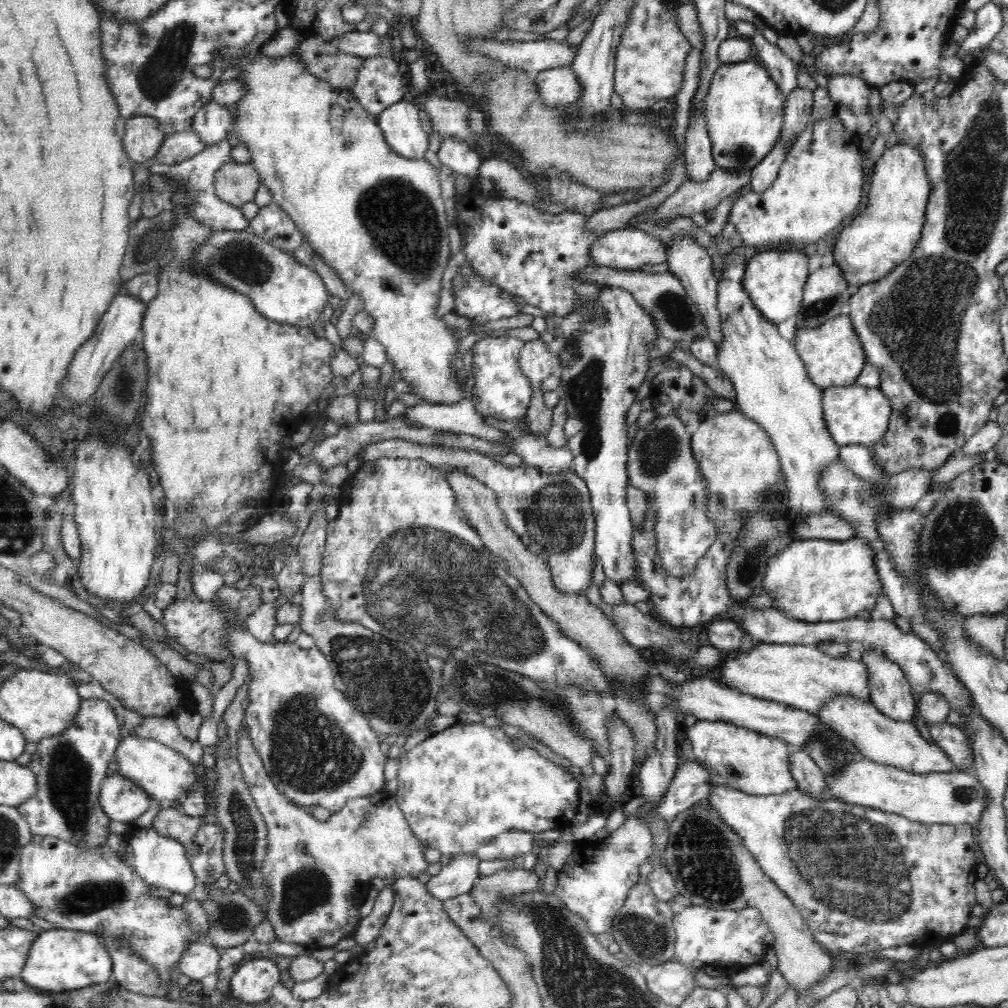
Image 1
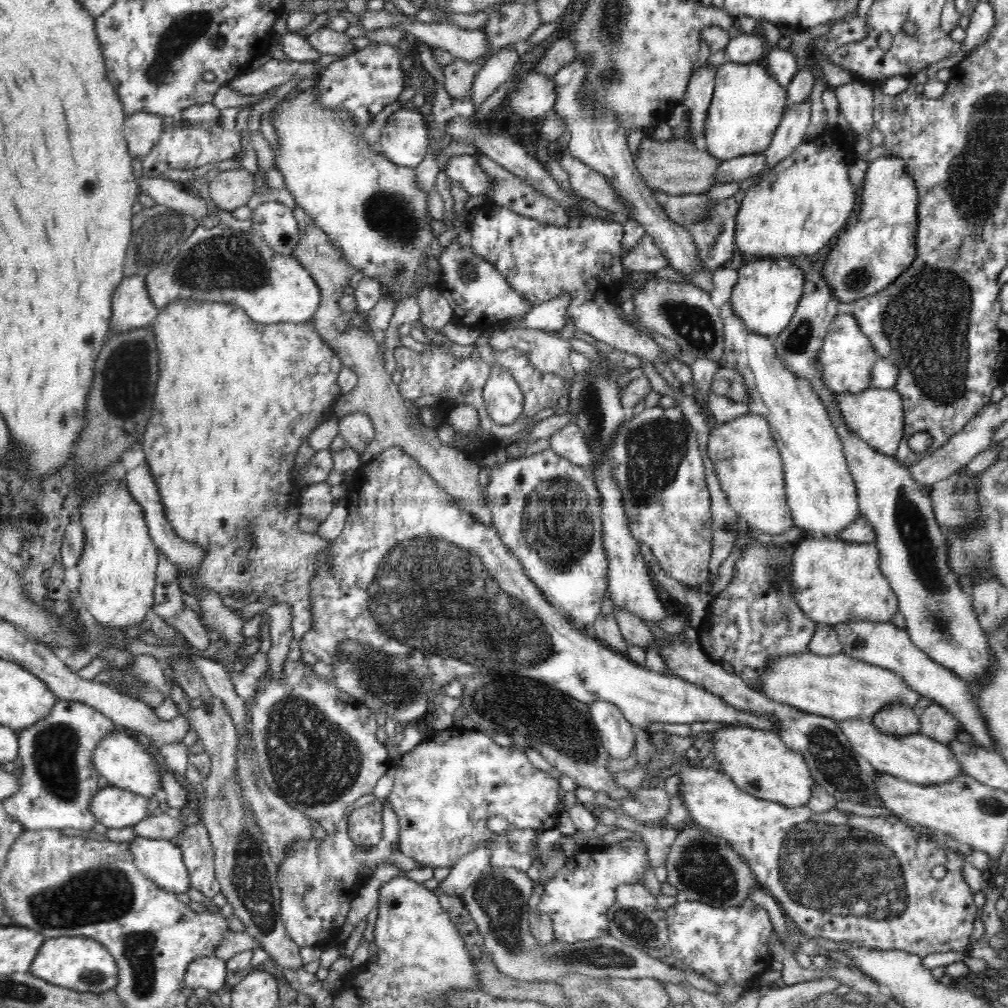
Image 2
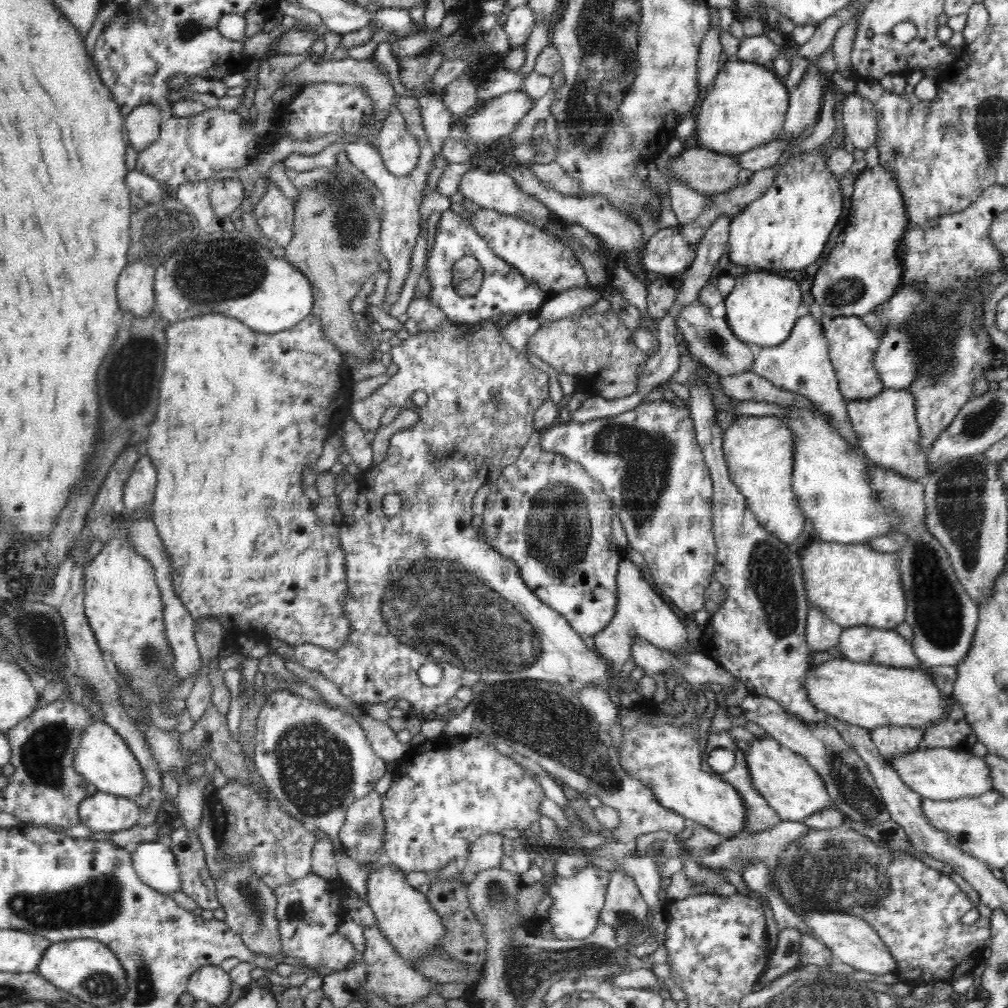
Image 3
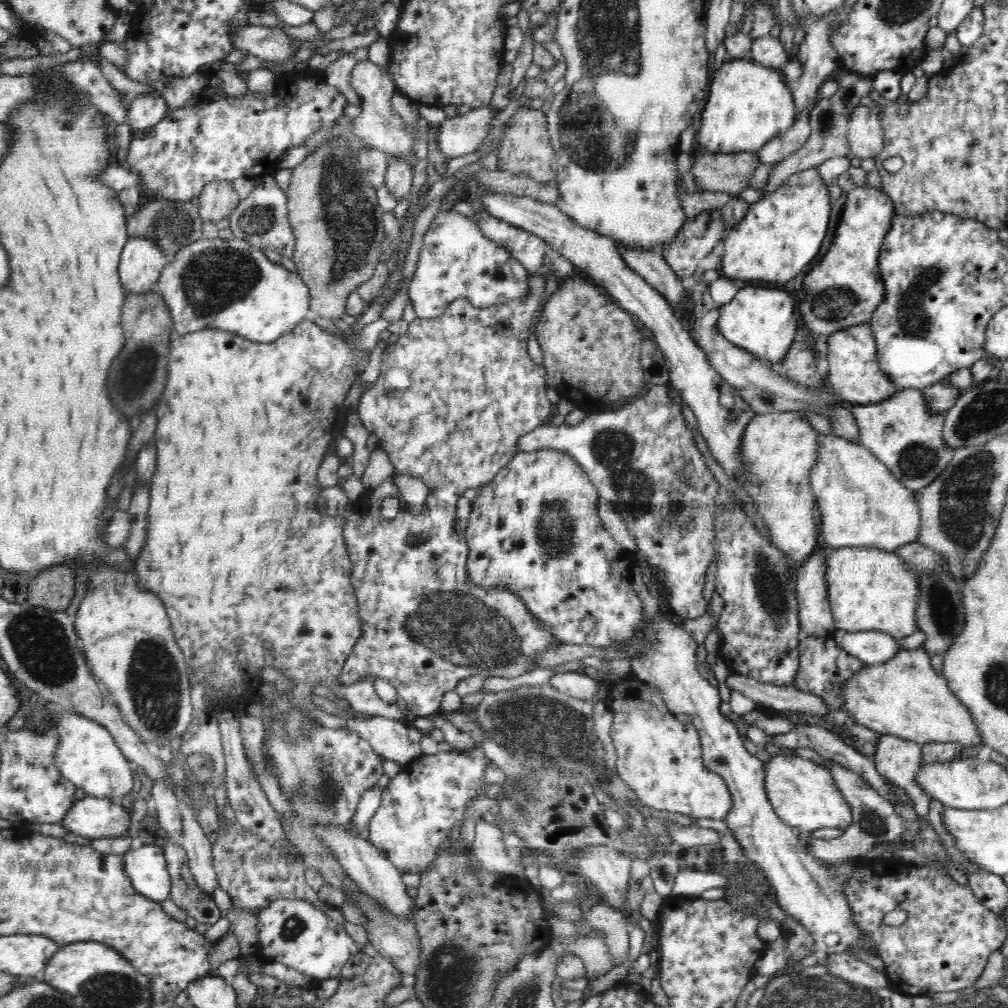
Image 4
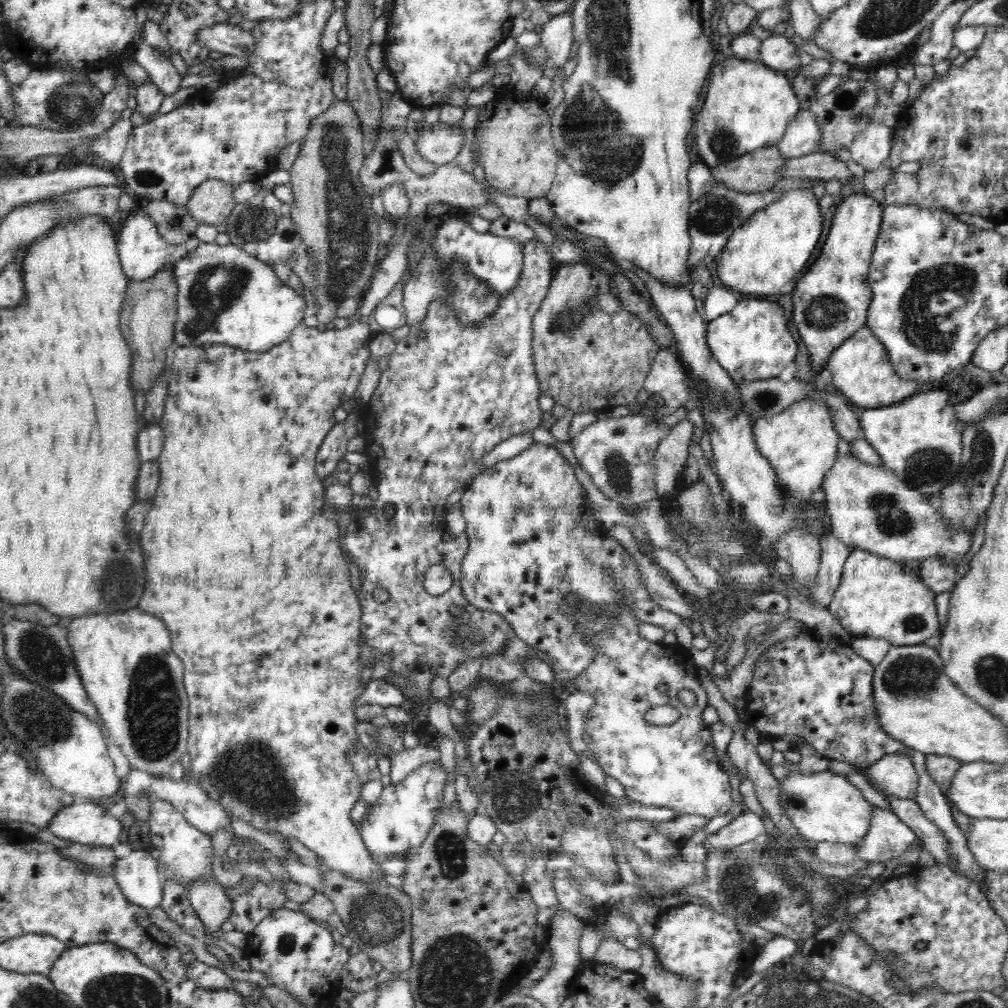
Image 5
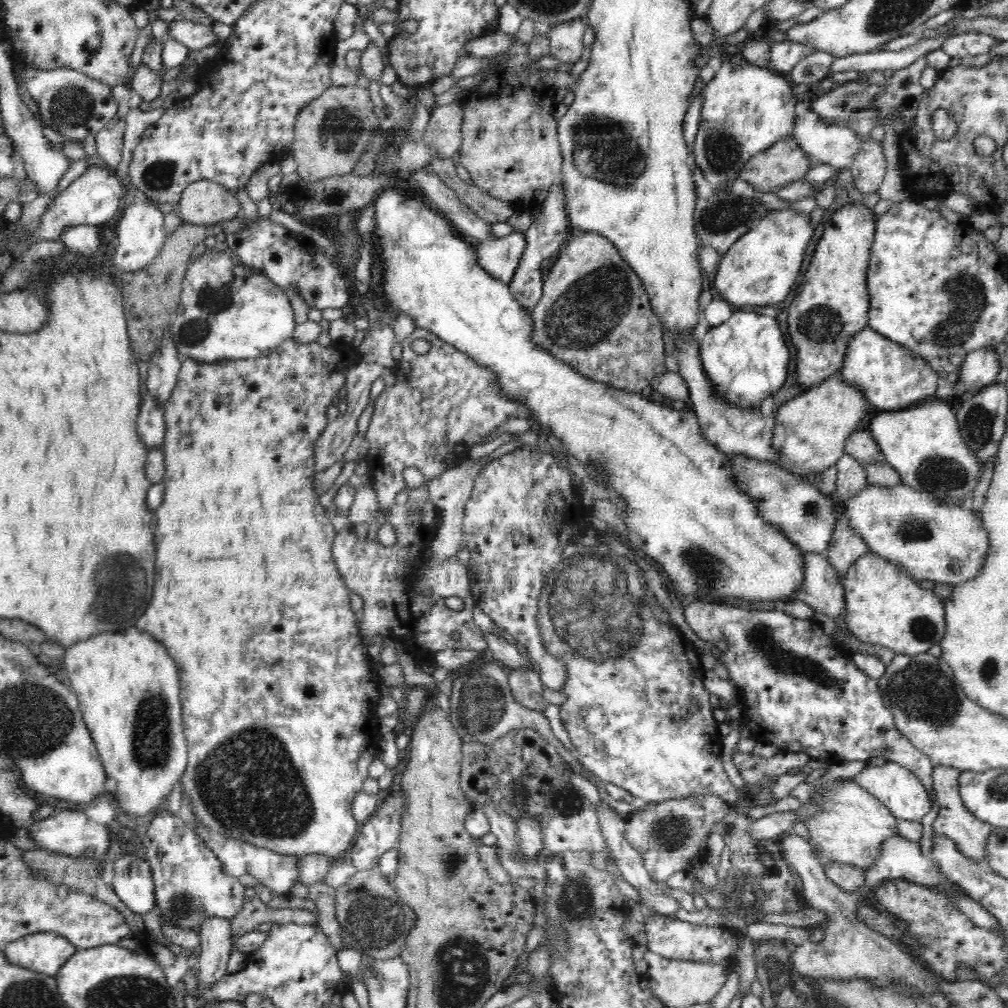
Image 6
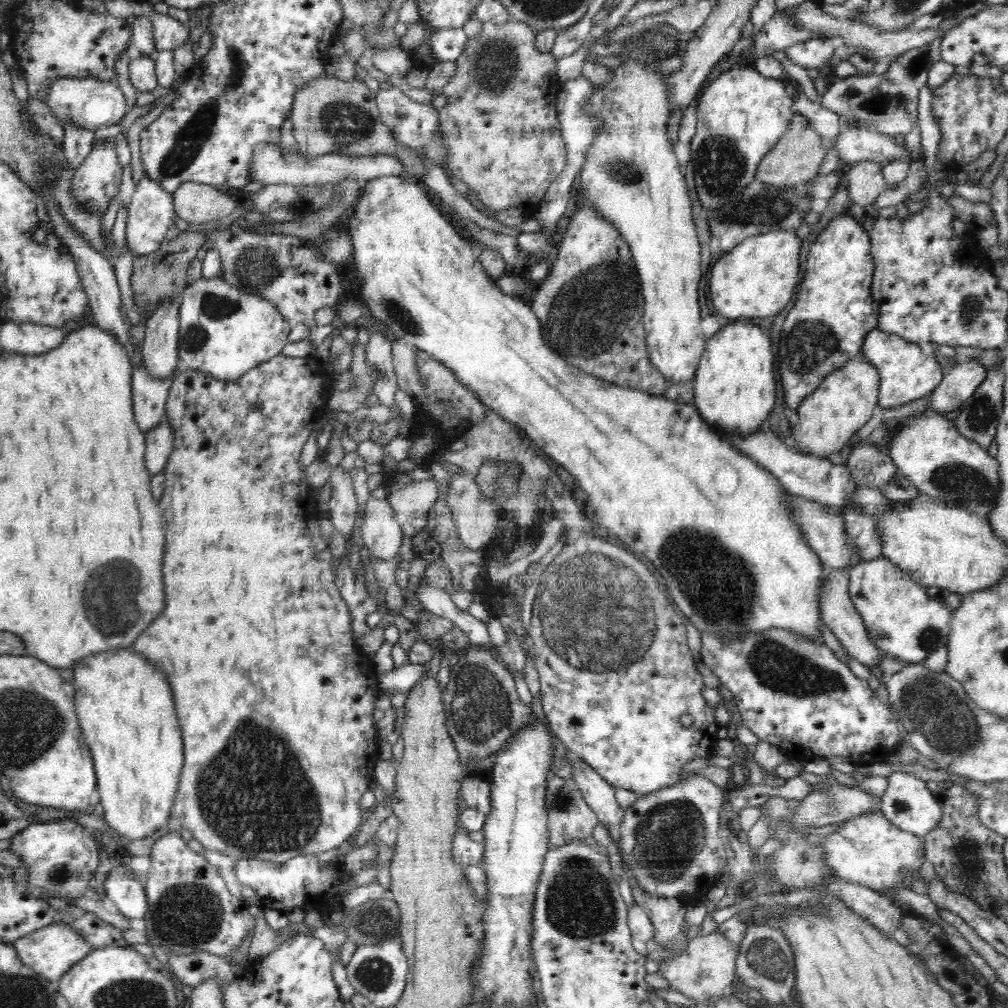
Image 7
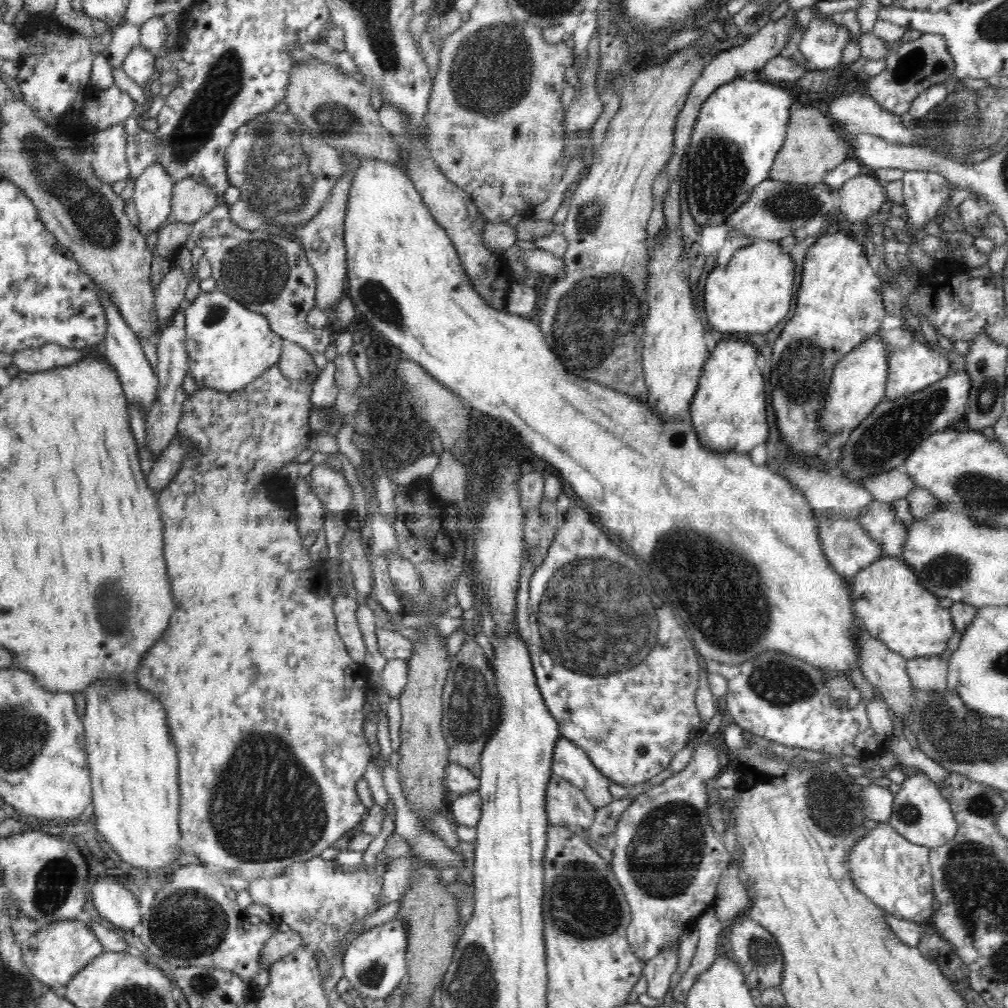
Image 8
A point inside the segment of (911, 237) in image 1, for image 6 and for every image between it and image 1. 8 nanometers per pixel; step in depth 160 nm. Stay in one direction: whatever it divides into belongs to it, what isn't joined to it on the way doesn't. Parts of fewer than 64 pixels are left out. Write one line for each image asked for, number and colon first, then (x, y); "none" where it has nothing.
2: (870, 255)
3: (863, 270)
4: (842, 291)
5: (831, 302)
6: (833, 305)

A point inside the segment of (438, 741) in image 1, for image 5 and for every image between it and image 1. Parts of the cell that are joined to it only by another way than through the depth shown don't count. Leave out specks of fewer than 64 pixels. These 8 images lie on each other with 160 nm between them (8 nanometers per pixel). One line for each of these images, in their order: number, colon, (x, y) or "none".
2: (446, 789)
3: (447, 792)
4: (419, 806)
5: (400, 820)

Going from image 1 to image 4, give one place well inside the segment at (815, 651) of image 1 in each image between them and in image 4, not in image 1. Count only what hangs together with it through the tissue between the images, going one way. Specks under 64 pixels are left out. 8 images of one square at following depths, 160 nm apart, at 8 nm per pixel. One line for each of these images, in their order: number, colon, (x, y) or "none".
2: (839, 687)
3: (868, 695)
4: (905, 696)

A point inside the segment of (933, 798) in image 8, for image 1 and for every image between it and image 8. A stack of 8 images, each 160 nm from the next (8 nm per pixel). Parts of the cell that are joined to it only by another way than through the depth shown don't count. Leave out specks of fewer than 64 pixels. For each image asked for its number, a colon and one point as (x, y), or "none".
1: (890, 692)
2: (898, 719)
3: (892, 741)
4: (897, 760)
5: (894, 774)
6: (898, 789)
7: (907, 803)

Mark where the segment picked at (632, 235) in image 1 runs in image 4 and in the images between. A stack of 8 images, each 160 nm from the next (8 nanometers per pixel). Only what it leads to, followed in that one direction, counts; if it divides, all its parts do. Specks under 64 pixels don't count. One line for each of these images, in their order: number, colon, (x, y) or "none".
2: (645, 257)
3: (667, 252)
4: (697, 238)

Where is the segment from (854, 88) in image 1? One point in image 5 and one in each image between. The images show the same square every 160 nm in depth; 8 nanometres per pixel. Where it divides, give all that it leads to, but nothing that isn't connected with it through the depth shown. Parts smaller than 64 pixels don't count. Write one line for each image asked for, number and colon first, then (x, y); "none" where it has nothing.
2: (856, 99)
3: (860, 119)
4: (865, 133)
5: (872, 146)

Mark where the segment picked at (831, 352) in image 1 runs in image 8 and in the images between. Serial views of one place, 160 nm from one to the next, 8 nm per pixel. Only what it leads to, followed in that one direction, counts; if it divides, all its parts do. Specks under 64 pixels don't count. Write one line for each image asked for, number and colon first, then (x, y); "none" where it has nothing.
2: (847, 356)
3: (852, 345)
4: (854, 374)
5: (861, 370)
6: (891, 377)
7: (906, 373)
8: (913, 366)

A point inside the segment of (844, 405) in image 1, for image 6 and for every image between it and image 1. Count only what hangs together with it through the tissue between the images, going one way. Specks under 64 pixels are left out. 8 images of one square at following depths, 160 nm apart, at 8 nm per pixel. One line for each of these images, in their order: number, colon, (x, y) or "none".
2: (876, 416)
3: (888, 433)
4: (901, 431)
5: (919, 438)
6: (922, 442)

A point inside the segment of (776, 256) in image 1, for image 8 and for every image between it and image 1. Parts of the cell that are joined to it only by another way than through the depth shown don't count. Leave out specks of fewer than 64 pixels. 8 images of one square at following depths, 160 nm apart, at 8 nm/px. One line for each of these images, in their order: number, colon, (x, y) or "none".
2: (765, 298)
3: (762, 309)
4: (760, 320)
5: (752, 342)
6: (746, 359)
7: (734, 387)
8: (728, 411)

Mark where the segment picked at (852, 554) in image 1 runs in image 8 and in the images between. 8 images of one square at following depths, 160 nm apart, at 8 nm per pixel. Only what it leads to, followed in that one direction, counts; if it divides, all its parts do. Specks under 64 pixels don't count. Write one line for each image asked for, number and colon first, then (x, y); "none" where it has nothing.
2: (834, 581)
3: (854, 585)
4: (869, 589)
5: (875, 597)
6: (884, 605)
7: (903, 621)
8: (888, 600)

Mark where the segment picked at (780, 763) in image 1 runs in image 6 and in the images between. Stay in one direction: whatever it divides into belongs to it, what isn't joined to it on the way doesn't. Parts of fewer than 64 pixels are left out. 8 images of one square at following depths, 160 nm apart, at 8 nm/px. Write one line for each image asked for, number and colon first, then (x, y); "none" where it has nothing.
2: (759, 763)
3: (787, 781)
4: (803, 794)
5: (824, 807)
6: (853, 826)

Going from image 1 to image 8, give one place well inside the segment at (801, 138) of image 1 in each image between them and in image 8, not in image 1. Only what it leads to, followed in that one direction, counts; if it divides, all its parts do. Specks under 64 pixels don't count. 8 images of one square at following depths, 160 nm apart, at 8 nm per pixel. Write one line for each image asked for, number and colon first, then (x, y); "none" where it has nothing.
2: (799, 204)
3: (787, 228)
4: (781, 234)
5: (775, 243)
6: (759, 269)
7: (757, 278)
8: (751, 294)

